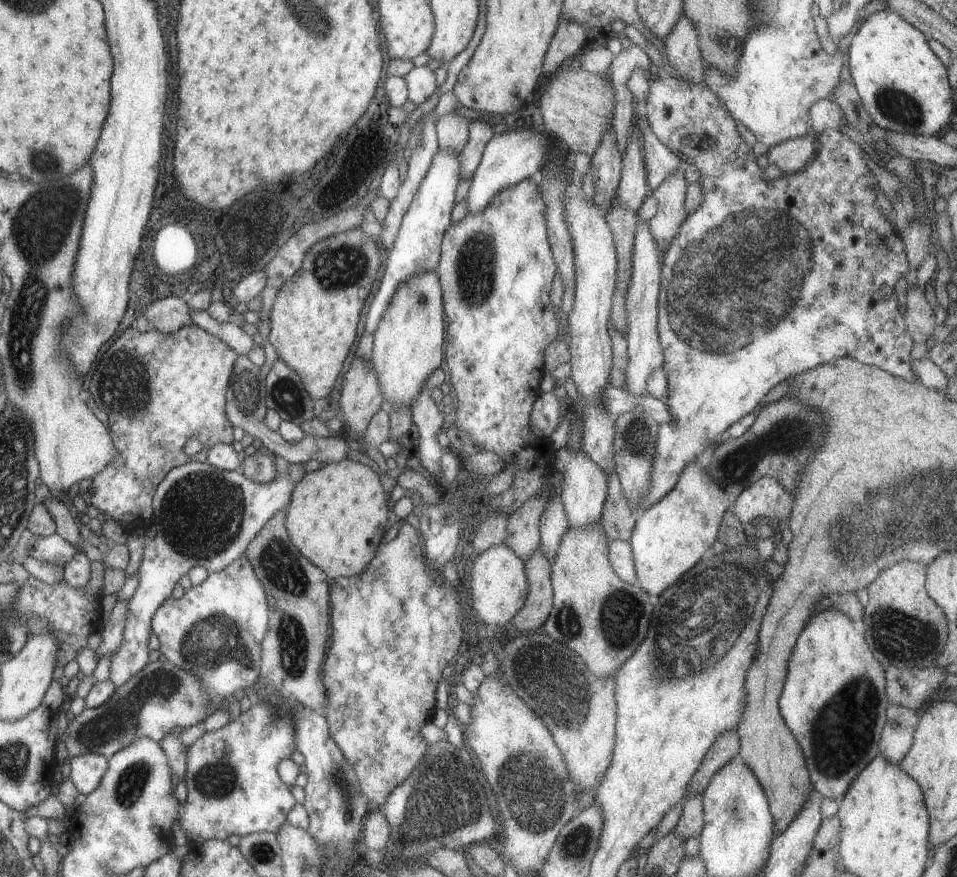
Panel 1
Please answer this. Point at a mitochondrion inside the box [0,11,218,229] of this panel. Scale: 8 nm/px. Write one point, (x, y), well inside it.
(45, 164)

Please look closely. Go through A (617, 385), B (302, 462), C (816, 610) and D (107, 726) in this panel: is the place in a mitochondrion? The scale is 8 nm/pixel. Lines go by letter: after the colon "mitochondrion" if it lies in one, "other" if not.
A: other
B: other
C: other
D: mitochondrion

